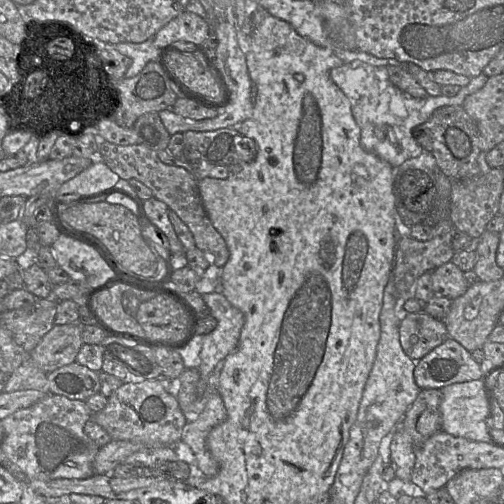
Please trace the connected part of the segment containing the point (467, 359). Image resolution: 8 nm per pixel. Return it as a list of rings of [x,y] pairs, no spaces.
[[[452,338],[415,362],[414,378],[421,390],[479,380],[482,372],[471,353]]]

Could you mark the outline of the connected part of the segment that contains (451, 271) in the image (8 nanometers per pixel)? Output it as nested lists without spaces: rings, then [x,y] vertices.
[[[451,261],[437,267],[430,273],[432,290],[436,296],[445,296],[454,300],[463,295],[470,286],[463,271]]]

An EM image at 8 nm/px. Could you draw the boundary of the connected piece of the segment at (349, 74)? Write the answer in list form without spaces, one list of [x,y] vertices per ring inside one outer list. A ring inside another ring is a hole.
[[[360,60],[345,62],[331,69],[329,75],[350,101],[354,119],[360,128],[362,148],[385,160],[392,167],[397,167],[426,151],[413,136],[416,126],[427,121],[433,112],[442,106],[462,105],[464,99],[481,89],[488,79],[488,76],[481,73],[471,78],[468,85],[452,97],[428,95],[425,98],[414,98],[392,84],[385,67],[376,67]]]

